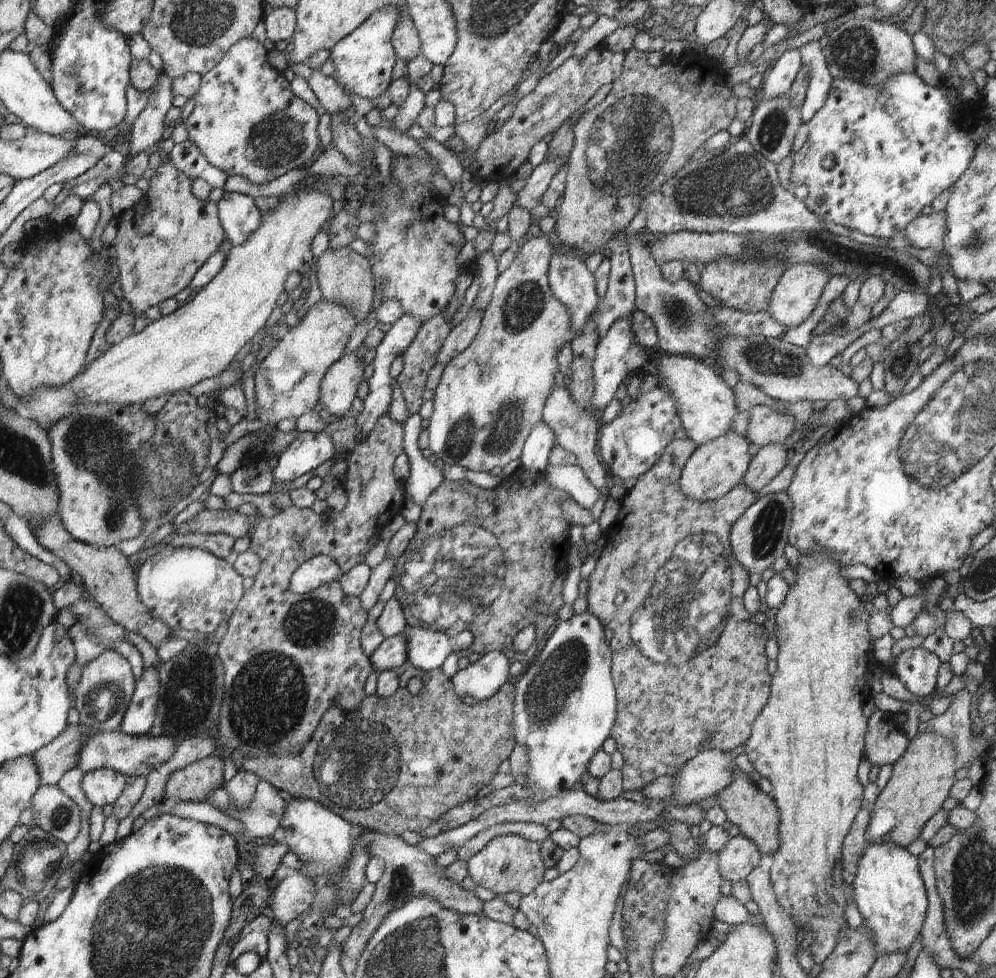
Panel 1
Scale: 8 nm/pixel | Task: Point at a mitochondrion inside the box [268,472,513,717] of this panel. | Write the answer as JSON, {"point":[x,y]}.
{"point":[453,577]}

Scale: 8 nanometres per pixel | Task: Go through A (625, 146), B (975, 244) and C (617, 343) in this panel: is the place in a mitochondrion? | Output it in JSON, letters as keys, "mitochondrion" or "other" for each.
{"A":"mitochondrion","B":"mitochondrion","C":"other"}

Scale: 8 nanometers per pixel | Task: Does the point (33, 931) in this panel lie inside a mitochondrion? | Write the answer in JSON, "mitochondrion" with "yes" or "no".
{"mitochondrion":"no"}

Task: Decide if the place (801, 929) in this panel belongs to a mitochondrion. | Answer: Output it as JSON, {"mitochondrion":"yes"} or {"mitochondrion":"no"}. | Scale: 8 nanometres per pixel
{"mitochondrion":"no"}

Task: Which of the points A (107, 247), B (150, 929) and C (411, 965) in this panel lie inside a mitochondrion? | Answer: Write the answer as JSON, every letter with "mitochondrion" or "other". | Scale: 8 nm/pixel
{"A":"other","B":"mitochondrion","C":"mitochondrion"}

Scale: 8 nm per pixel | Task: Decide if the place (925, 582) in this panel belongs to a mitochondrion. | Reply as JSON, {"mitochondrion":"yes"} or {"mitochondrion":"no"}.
{"mitochondrion":"no"}

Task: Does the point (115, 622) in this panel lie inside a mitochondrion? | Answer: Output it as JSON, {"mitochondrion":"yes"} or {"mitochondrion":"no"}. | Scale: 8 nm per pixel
{"mitochondrion":"no"}

